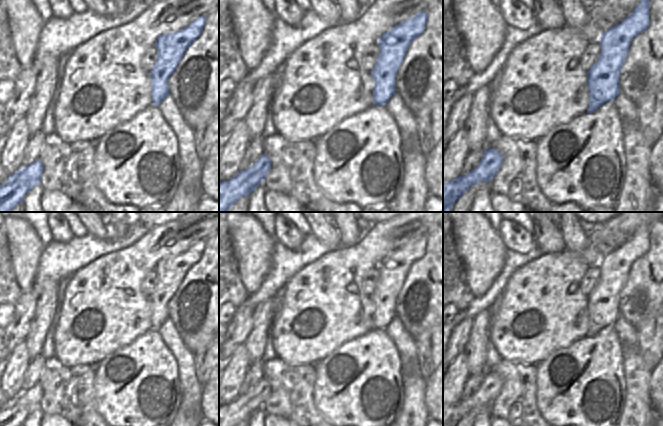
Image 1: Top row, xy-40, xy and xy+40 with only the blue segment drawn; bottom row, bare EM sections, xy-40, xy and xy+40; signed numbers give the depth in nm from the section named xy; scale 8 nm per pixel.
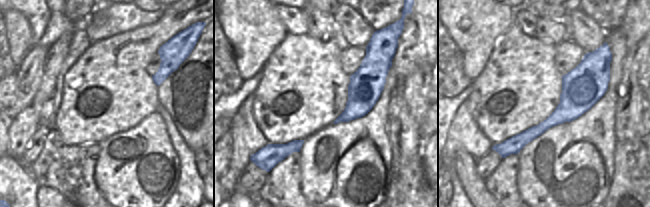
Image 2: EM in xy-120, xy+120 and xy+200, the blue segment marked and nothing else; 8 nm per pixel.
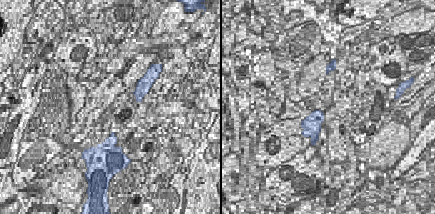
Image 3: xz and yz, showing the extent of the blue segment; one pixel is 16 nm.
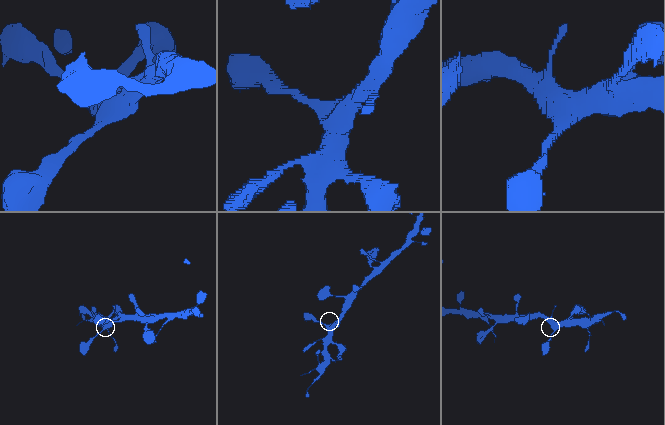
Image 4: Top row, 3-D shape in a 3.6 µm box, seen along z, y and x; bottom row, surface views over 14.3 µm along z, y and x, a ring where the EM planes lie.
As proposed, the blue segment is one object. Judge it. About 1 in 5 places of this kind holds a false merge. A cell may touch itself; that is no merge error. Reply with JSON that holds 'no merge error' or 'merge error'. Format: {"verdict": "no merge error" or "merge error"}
{"verdict": "no merge error"}

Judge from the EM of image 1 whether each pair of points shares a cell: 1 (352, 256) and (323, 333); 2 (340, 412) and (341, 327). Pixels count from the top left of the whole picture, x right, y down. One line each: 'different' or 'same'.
1: same
2: different

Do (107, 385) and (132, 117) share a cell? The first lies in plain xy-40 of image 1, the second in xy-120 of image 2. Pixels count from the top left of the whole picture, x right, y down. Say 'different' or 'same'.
different

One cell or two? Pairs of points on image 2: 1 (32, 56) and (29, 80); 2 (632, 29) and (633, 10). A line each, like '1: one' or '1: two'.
1: one
2: one

